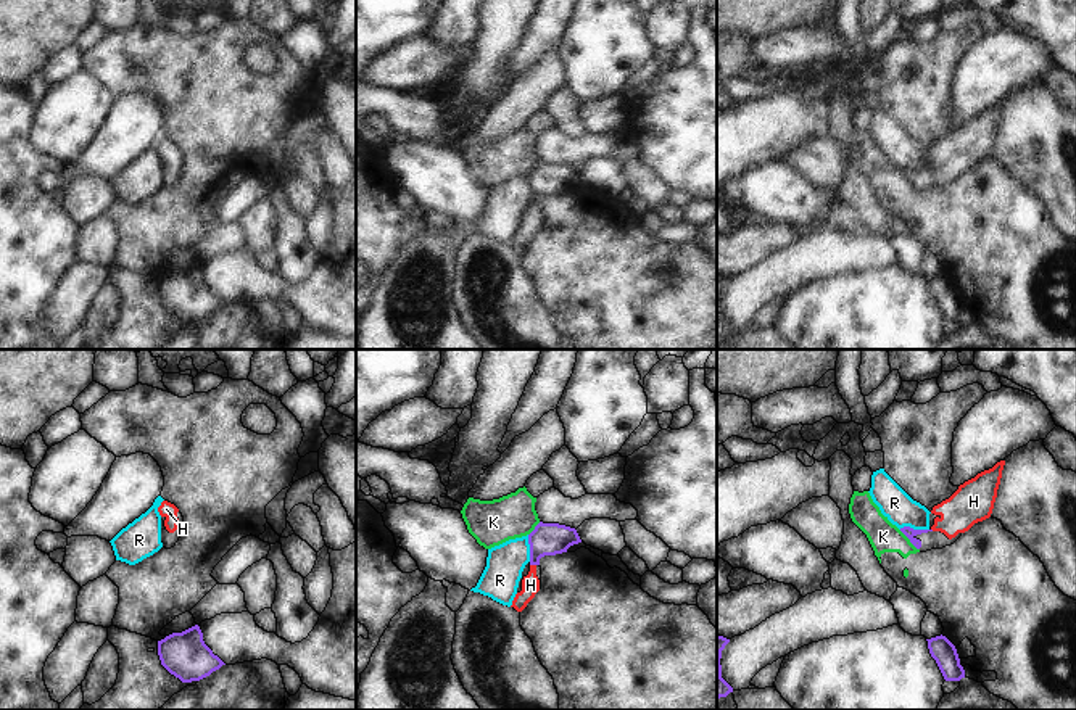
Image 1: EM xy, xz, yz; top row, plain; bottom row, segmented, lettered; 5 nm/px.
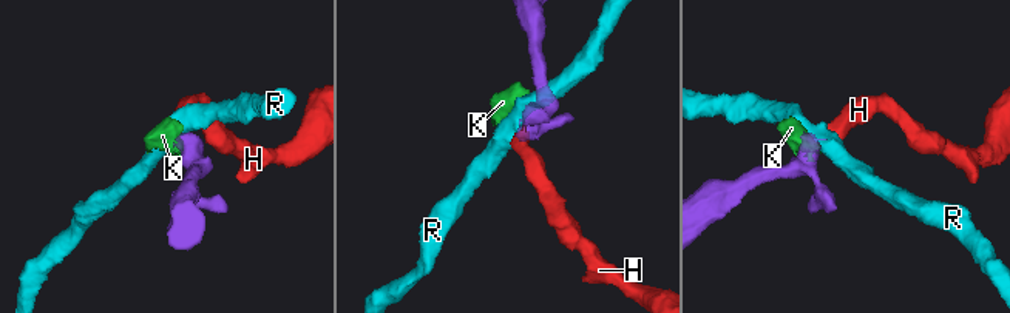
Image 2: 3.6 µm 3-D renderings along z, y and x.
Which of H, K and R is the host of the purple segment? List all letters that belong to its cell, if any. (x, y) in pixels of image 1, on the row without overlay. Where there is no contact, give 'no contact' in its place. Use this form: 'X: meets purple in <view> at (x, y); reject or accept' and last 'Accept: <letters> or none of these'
H: meets purple in xz at (533, 203); accept
K: meets purple in yz at (909, 177); reject
R: meets purple in yz at (912, 168); reject
Accept: H

